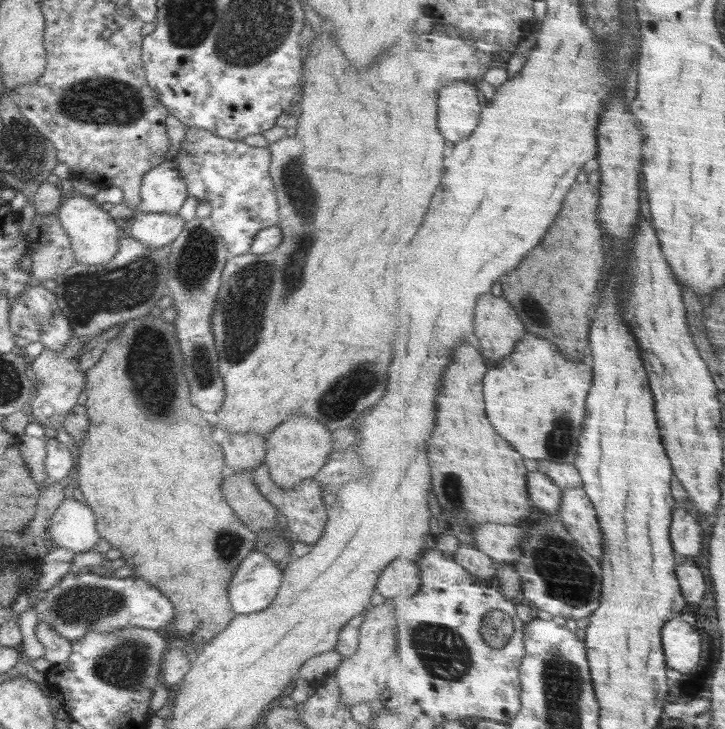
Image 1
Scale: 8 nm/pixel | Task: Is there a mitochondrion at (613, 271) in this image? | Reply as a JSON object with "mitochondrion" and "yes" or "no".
{"mitochondrion":"no"}

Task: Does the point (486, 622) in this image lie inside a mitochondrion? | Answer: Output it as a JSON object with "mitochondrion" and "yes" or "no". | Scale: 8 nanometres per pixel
{"mitochondrion":"yes"}

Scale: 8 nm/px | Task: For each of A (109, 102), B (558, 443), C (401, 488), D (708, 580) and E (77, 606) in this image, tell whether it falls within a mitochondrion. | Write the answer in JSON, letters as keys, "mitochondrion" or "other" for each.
{"A":"mitochondrion","B":"mitochondrion","C":"other","D":"other","E":"mitochondrion"}

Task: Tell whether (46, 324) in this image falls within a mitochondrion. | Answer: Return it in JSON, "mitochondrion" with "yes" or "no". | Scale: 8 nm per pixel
{"mitochondrion":"yes"}

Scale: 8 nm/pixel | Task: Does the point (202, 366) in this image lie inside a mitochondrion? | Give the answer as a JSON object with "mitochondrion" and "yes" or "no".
{"mitochondrion":"yes"}

